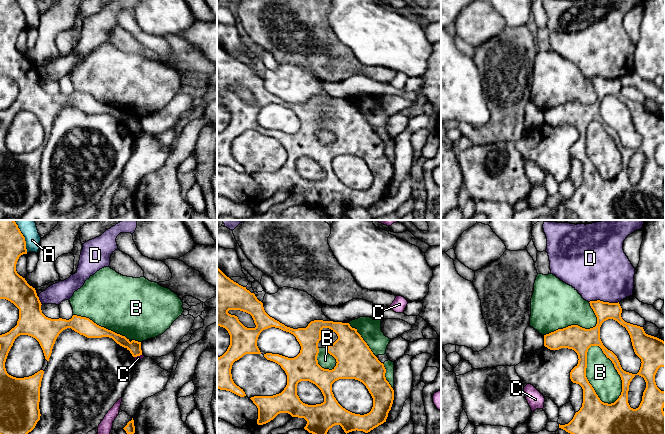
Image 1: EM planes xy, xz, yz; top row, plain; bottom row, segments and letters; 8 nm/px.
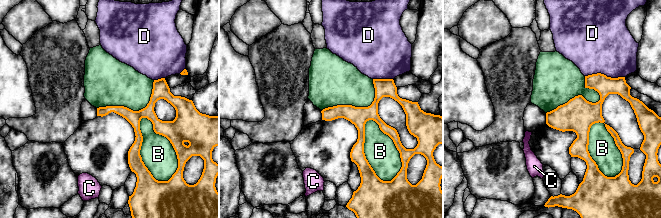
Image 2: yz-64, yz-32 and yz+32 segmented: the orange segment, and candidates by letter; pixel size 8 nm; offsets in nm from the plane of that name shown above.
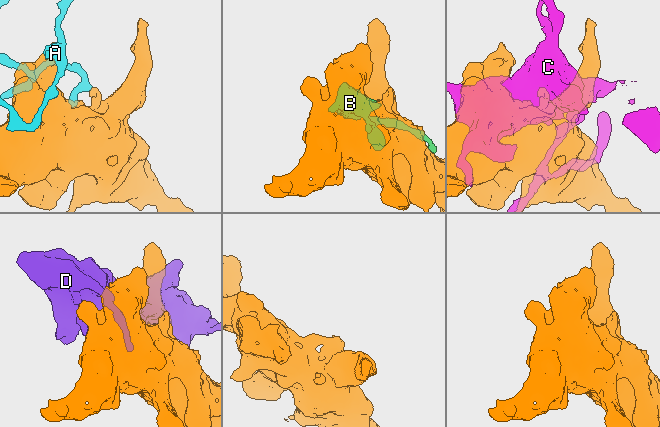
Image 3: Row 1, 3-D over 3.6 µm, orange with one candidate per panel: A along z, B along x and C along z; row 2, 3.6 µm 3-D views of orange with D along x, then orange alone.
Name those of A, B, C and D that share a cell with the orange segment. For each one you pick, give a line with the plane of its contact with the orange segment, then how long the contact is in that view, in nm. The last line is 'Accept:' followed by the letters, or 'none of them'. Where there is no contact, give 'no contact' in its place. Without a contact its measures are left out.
Accept: none of them

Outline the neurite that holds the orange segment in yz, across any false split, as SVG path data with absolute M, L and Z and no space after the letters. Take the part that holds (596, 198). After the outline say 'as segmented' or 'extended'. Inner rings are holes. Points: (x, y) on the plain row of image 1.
M600 76L590 77L597 100L590 105L578 101L571 101L563 105L544 111L544 122L550 126L568 124L578 131L578 140L571 146L570 155L579 160L583 165L583 179L573 195L559 204L574 211L580 220L665 220L665 168L661 167L655 158L655 151L660 143L665 143L665 118L657 113L645 109L643 103L625 98L622 93L622 84L618 79L603 78ZM608 95L617 97L628 107L635 130L641 135L641 143L637 150L626 148L622 145L617 132L608 126L600 115L600 103ZM591 122L599 122L603 129L614 140L615 145L622 156L622 168L619 174L611 180L604 179L596 170L594 164L586 153L587 128ZM639 151L644 154L646 164L643 168L642 177L638 184L633 185L628 179L629 161L632 155Z | as segmented

